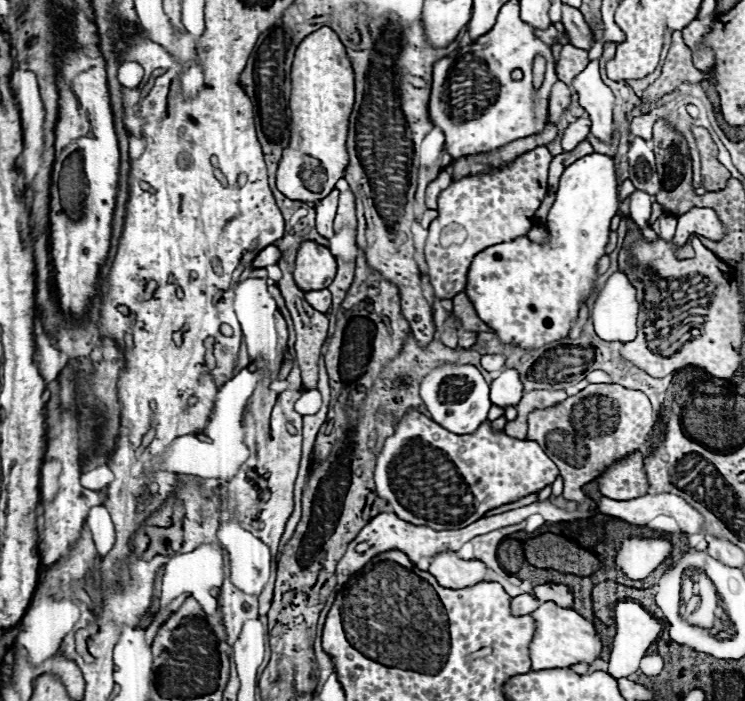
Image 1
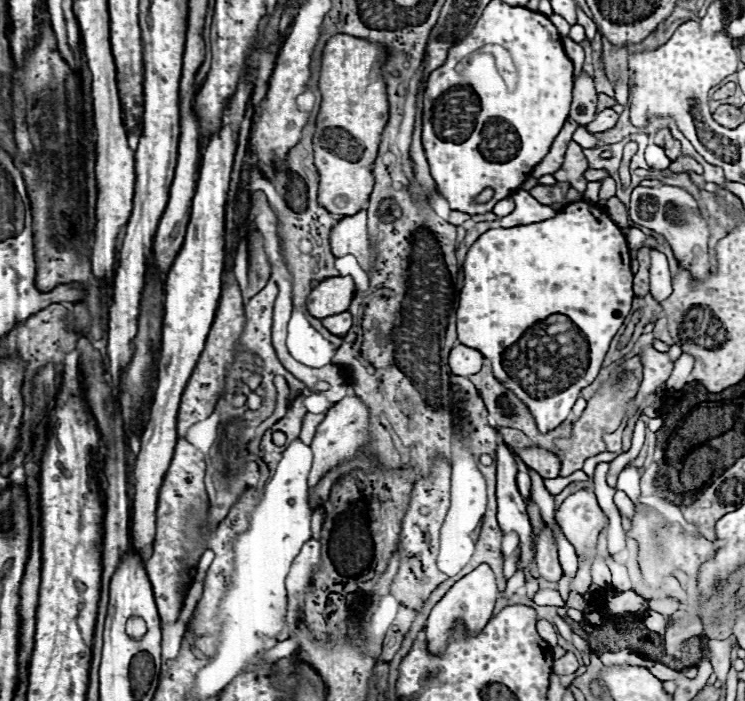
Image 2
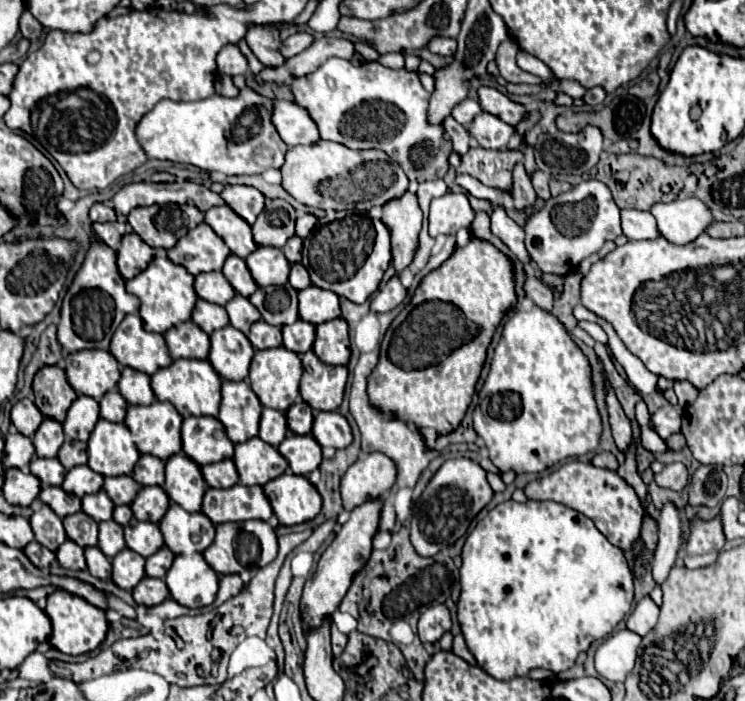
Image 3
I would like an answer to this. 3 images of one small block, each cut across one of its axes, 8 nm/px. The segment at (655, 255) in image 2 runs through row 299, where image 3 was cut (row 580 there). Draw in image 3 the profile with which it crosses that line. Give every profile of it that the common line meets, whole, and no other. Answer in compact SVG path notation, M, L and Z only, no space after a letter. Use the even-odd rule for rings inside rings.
M666 504L660 512L660 520L658 520L658 548L654 552L654 560L652 560L652 576L656 580L658 586L662 586L676 562L678 550L682 546L682 526L680 526L680 518L678 512L672 504Z

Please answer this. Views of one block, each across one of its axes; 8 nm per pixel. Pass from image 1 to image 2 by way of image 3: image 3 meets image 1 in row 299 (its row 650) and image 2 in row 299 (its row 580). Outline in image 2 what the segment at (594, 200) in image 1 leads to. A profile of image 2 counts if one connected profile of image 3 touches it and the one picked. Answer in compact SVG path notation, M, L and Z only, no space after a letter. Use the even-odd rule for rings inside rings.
M588 200L570 202L554 218L536 224L488 230L466 254L464 288L460 290L458 302L458 340L476 348L492 362L494 376L530 408L540 432L554 430L568 418L580 390L592 384L598 376L608 346L630 312L634 298L632 276L626 236L602 206ZM552 314L564 314L580 328L588 342L586 350L582 350L584 356L580 354L580 358L574 358L574 352L568 350L544 352L546 348L540 346L516 346L528 328Z

